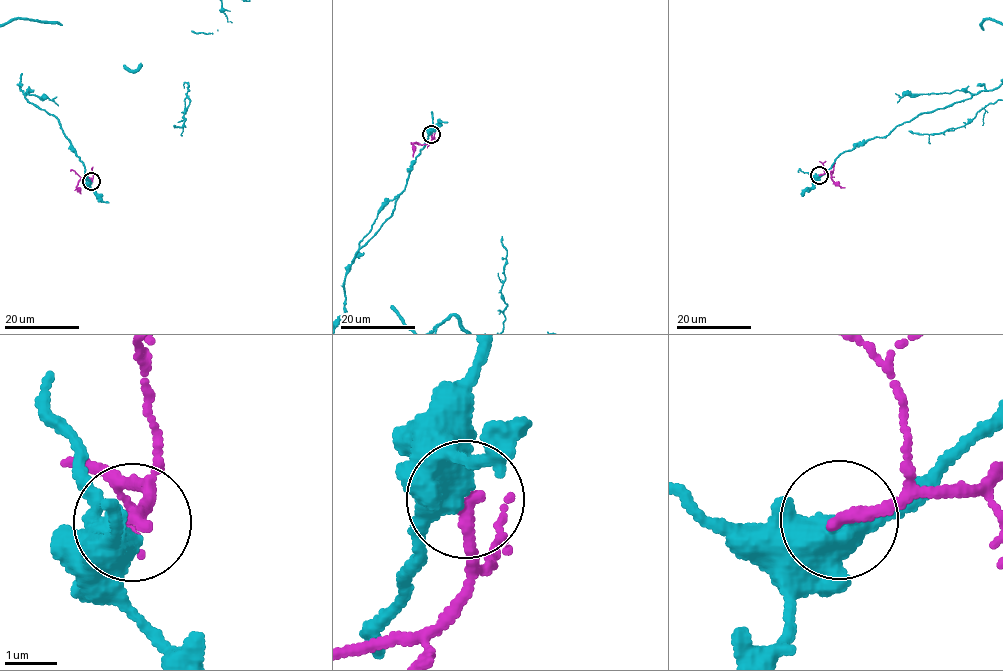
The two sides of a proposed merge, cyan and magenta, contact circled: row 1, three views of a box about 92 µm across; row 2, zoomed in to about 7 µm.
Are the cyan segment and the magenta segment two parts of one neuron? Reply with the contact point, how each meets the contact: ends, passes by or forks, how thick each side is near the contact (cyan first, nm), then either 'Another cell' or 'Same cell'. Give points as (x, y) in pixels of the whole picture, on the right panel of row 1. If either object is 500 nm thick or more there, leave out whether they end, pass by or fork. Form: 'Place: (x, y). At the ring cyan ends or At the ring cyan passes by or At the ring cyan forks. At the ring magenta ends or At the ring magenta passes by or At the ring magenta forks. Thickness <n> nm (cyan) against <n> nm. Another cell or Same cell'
Place: (819, 175). At the ring cyan forks. At the ring magenta ends. Thickness 480 nm (cyan) against 260 nm. Another cell

